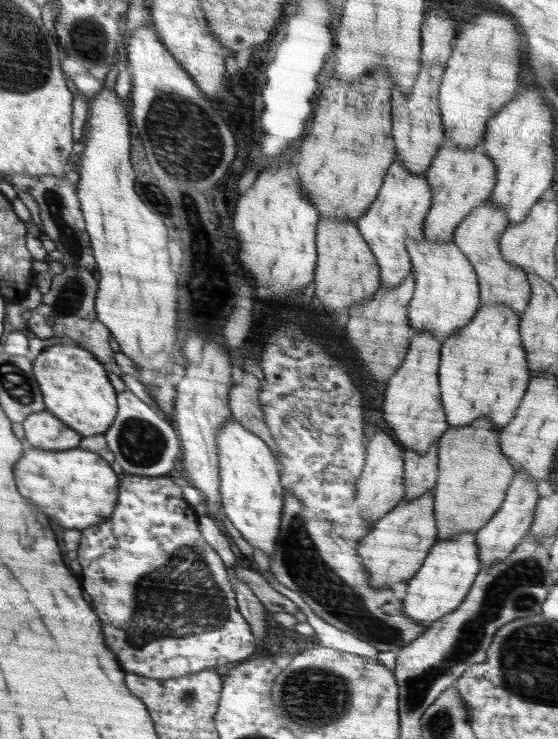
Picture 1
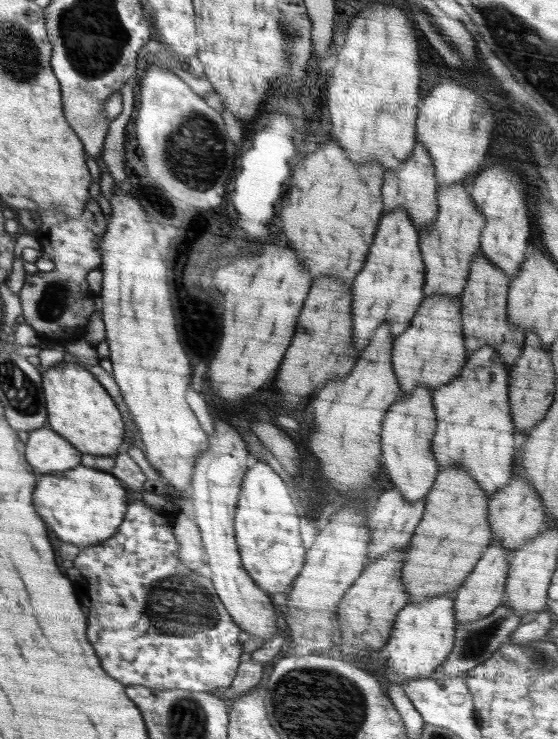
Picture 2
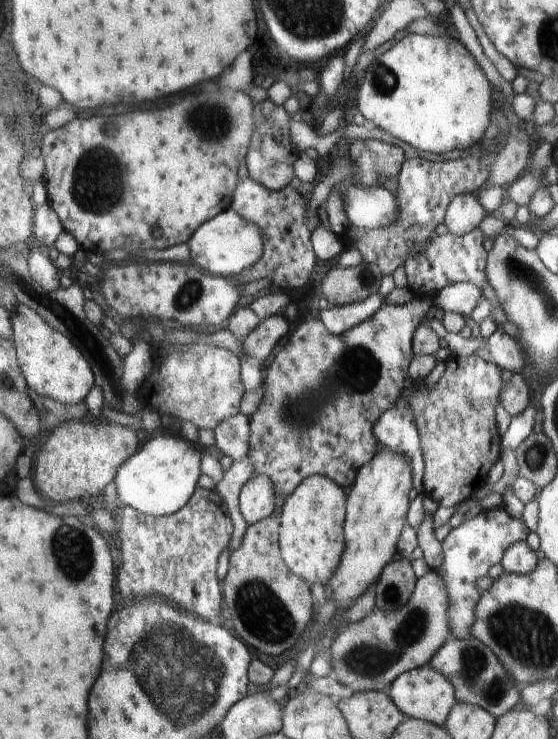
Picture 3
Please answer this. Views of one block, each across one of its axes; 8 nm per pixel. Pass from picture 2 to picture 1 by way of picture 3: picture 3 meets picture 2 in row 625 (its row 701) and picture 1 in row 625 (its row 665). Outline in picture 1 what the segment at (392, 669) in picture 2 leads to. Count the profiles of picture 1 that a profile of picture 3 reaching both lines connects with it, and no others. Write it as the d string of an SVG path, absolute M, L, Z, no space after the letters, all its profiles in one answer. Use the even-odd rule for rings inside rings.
M460 532L449 540L437 540L430 548L422 567L407 582L407 594L402 605L404 615L412 621L424 623L428 628L464 601L480 569L479 549L474 532Z

